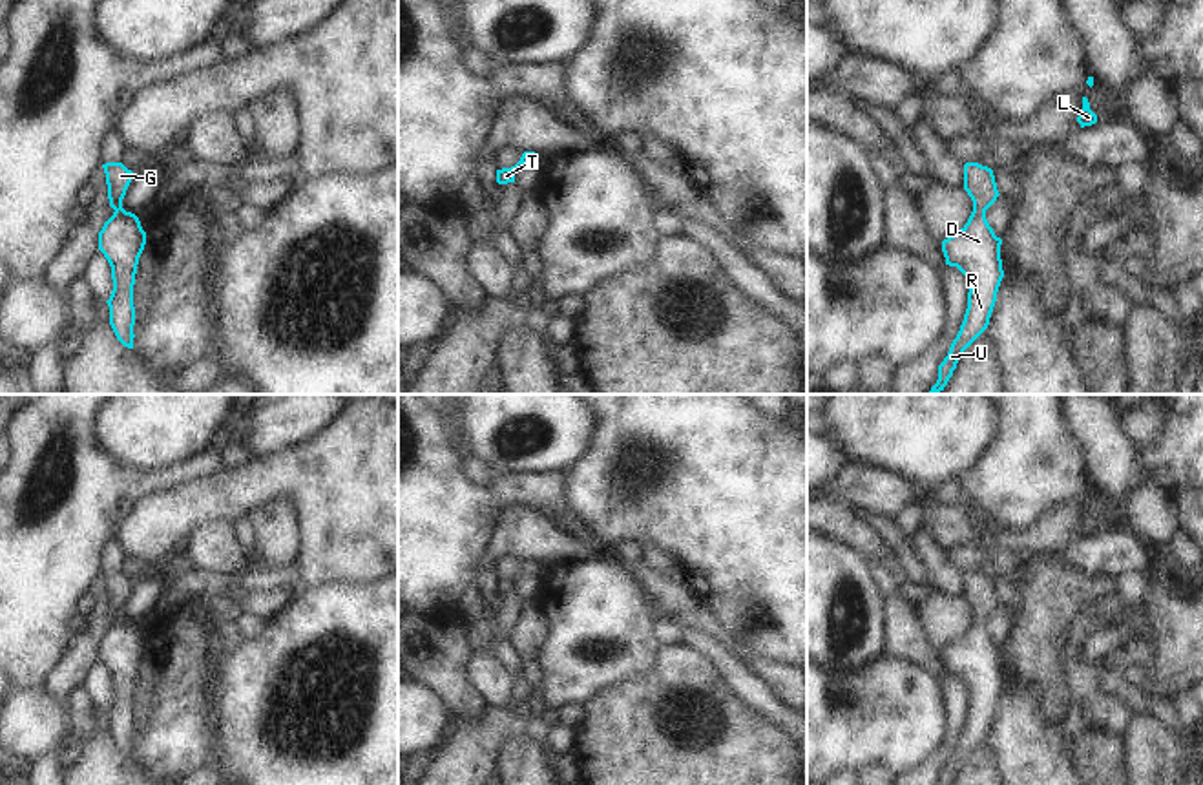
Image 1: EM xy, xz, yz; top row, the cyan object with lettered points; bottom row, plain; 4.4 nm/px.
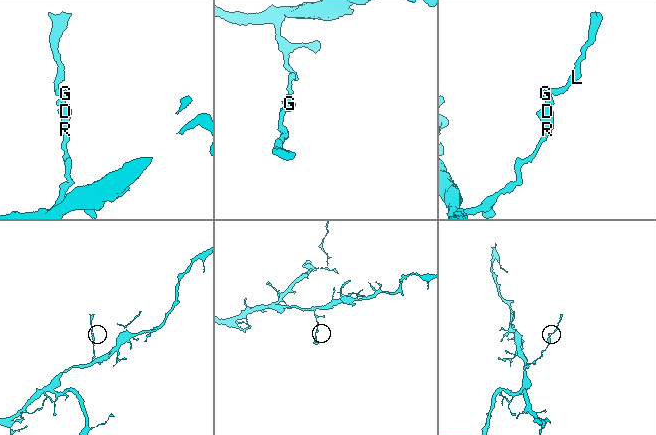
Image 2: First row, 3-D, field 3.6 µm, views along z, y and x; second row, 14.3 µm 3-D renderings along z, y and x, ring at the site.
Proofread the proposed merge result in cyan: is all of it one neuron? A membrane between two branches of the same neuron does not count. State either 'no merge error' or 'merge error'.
no merge error

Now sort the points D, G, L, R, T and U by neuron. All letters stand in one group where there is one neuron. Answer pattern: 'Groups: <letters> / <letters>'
Groups: D G L R T U.

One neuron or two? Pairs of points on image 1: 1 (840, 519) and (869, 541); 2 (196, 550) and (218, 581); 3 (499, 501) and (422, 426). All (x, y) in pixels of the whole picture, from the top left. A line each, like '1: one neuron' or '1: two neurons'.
1: one neuron
2: two neurons
3: one neuron

